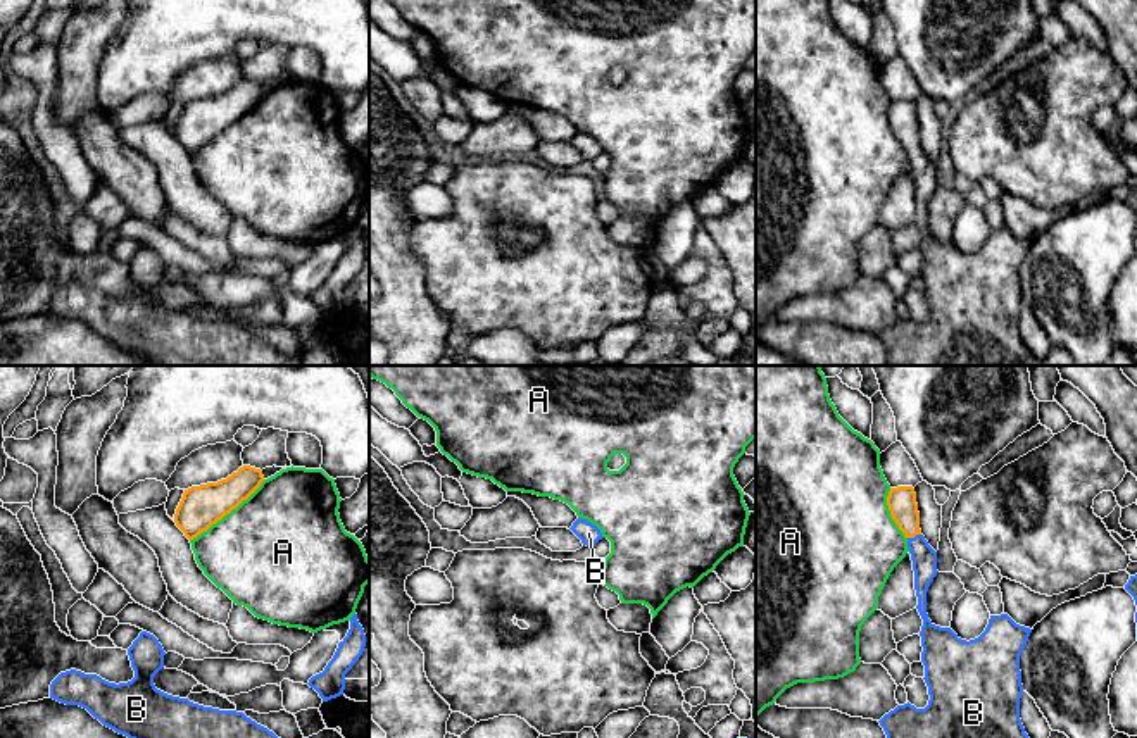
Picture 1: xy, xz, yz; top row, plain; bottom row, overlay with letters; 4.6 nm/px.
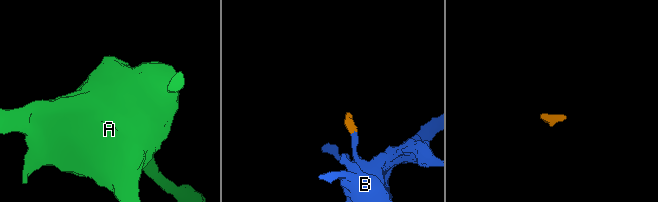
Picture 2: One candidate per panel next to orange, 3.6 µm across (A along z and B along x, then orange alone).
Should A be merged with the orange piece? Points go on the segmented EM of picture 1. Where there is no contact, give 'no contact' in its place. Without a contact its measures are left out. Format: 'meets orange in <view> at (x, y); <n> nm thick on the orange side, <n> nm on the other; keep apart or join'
meets orange in xy at (226, 512); 200 nm thick on the orange side, 480 nm on the other; keep apart

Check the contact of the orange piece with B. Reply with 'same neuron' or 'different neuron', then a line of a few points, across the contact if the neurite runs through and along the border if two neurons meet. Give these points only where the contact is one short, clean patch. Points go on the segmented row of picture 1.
same neuron; line yz (901, 500), (913, 537), (923, 557)

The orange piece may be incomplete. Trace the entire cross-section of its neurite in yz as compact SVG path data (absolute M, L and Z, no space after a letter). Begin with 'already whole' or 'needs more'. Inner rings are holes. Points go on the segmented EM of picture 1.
needs more; M913 486L890 488L887 505L892 519L908 538L914 571L918 612L923 619L921 662L928 686L928 705L916 709L909 702L897 705L878 722L887 738L1028 738L1020 719L1023 693L1020 655L1032 633L1016 624L1008 614L990 616L985 631L975 640L961 640L951 628L935 626L927 614L927 591L937 576L937 552L920 529L920 512Z

